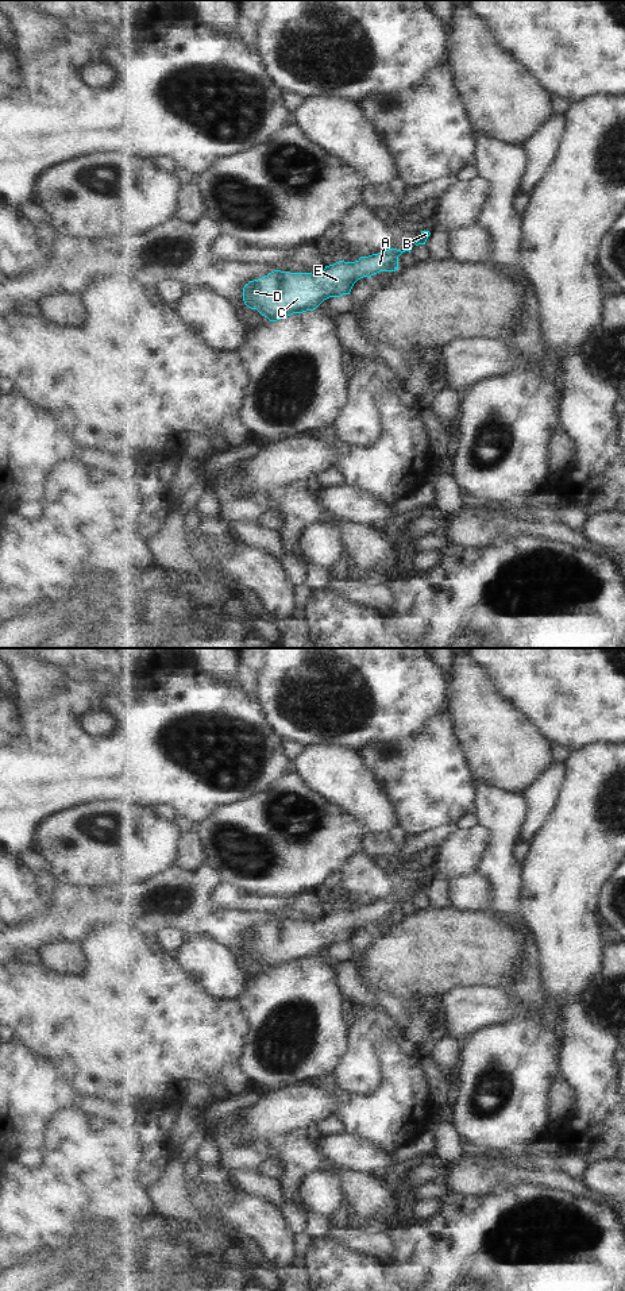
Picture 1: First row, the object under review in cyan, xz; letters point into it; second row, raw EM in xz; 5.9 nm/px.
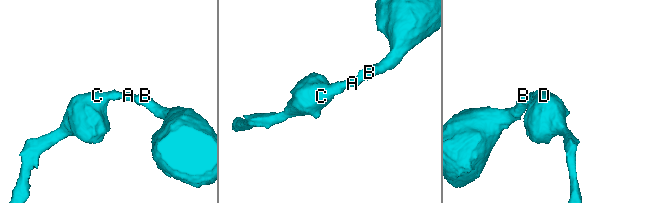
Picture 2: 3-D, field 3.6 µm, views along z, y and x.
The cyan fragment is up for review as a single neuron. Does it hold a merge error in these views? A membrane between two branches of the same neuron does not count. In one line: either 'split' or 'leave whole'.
leave whole

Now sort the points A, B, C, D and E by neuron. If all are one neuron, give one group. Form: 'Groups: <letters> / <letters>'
Groups: A B C D E.

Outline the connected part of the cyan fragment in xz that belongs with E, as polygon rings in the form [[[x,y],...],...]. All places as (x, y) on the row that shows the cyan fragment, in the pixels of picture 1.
[[[389,248],[355,262],[339,261],[317,274],[274,270],[246,284],[243,301],[270,321],[313,311],[329,297],[350,294],[354,284],[363,277],[398,270],[398,257],[410,253],[410,248]]]

